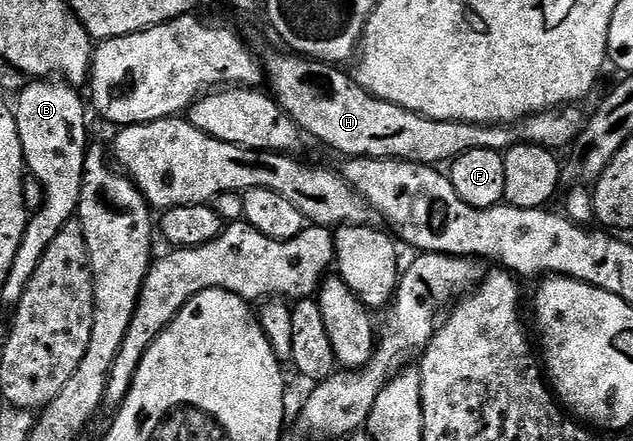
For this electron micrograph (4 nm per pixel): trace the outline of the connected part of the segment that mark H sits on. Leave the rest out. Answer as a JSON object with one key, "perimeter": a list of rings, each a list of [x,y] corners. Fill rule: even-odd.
{"perimeter":[[[282,50],[271,51],[262,56],[261,66],[265,72],[265,83],[269,88],[279,108],[299,126],[304,136],[312,135],[319,143],[332,147],[342,157],[352,159],[401,159],[408,163],[426,163],[428,165],[450,164],[457,157],[469,153],[473,149],[489,149],[506,153],[510,147],[518,143],[528,143],[548,149],[570,148],[575,138],[583,132],[585,115],[582,115],[575,105],[551,107],[537,115],[528,115],[518,123],[507,125],[486,125],[484,123],[458,123],[457,121],[437,121],[424,115],[413,113],[401,105],[393,105],[384,99],[369,94],[361,84],[355,82],[350,74],[338,71],[338,66],[328,65],[323,61],[308,59],[294,53],[284,53]]]}

